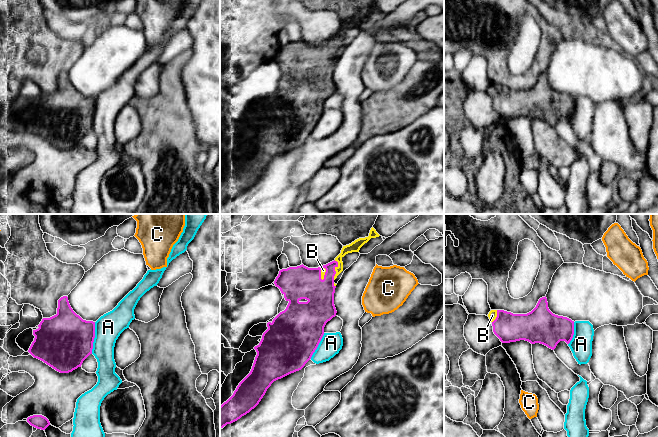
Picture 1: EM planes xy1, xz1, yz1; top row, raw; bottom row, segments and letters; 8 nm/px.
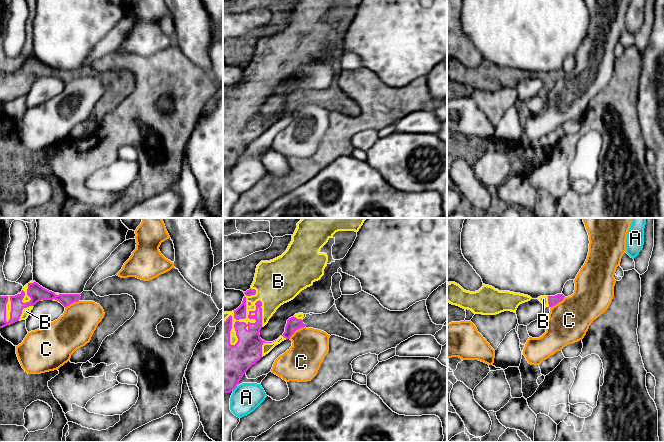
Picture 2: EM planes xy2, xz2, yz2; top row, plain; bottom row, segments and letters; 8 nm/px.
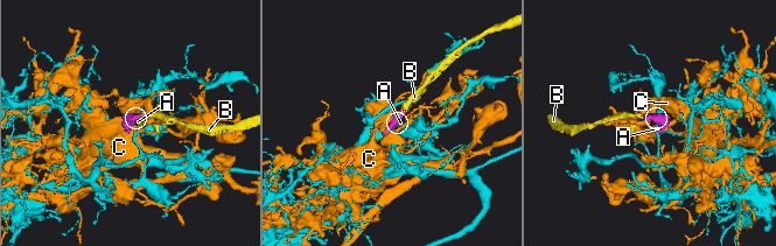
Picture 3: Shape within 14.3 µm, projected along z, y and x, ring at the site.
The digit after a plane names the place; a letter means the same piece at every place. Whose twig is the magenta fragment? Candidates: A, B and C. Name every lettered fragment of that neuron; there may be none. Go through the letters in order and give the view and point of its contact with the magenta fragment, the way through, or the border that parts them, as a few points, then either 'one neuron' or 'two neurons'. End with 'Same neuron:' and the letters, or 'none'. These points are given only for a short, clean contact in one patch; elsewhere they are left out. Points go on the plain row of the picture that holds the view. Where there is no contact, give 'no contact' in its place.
A: contact xy1 (94, 113); border xy1 (95, 98), (95, 113), (91, 129); two neurons
B: contact xz2 (245, 93); one neuron
C: contact xz2 (296, 105); border xz2 (304, 102), (297, 105), (289, 114); two neurons
Same neuron: B

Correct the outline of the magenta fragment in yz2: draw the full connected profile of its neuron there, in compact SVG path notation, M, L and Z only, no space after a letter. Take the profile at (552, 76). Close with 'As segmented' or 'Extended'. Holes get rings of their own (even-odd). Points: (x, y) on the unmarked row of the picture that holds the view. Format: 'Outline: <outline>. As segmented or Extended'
Outline: M557 70L555 72L540 72L538 76L545 82L545 83L553 83L559 78L563 77L564 75L563 70Z. Extended

